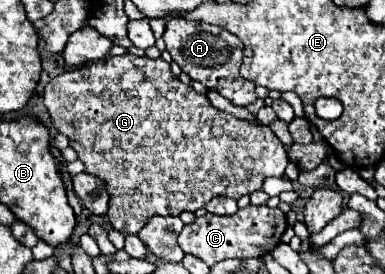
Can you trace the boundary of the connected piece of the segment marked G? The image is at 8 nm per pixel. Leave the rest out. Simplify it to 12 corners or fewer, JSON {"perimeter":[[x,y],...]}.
{"perimeter":[[164,59],[56,75],[44,105],[104,181],[106,221],[238,199],[282,177],[266,127]]}

